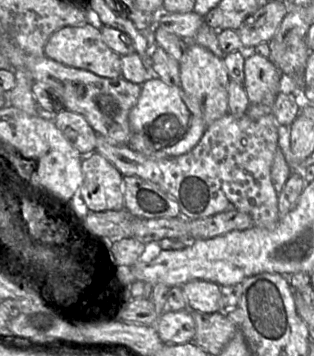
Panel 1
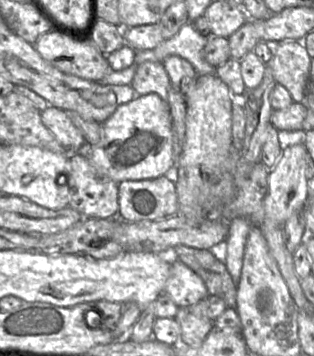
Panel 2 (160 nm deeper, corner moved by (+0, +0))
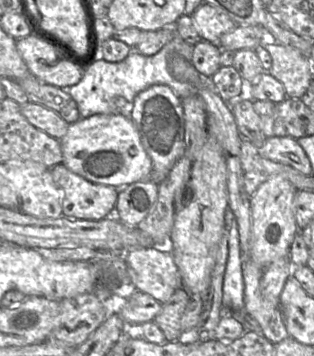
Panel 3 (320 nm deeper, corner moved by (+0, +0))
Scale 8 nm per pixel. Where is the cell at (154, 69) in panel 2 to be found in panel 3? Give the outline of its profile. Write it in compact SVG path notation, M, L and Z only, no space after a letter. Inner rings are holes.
M152 85L136 95L130 117L152 161L152 172L148 179L159 184L177 160L185 154L185 126L181 99L168 85Z

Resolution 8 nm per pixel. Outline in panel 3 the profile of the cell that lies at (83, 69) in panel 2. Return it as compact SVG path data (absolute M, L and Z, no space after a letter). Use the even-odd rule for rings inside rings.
M32 34L17 39L16 46L30 73L44 83L67 89L83 76L84 68L62 58L57 48Z

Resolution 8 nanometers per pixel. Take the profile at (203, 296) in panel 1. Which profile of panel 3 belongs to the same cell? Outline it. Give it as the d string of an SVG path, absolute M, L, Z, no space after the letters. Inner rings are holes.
M156 247L133 248L125 252L132 289L166 303L182 287L178 267L170 251Z

